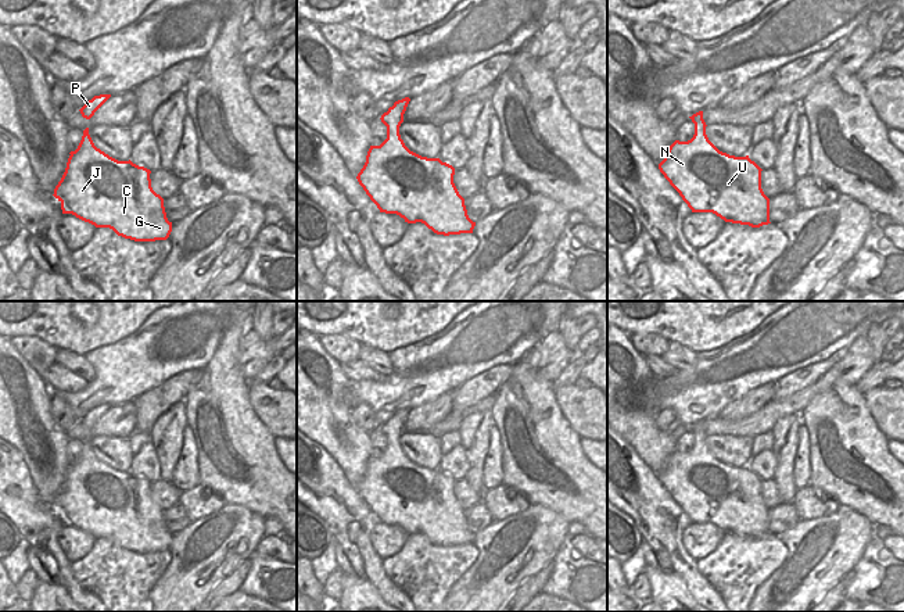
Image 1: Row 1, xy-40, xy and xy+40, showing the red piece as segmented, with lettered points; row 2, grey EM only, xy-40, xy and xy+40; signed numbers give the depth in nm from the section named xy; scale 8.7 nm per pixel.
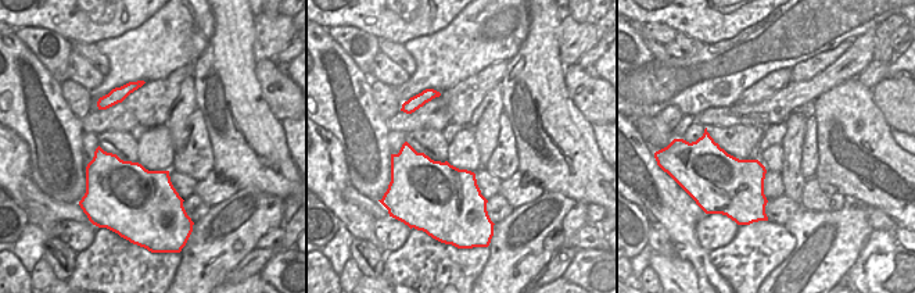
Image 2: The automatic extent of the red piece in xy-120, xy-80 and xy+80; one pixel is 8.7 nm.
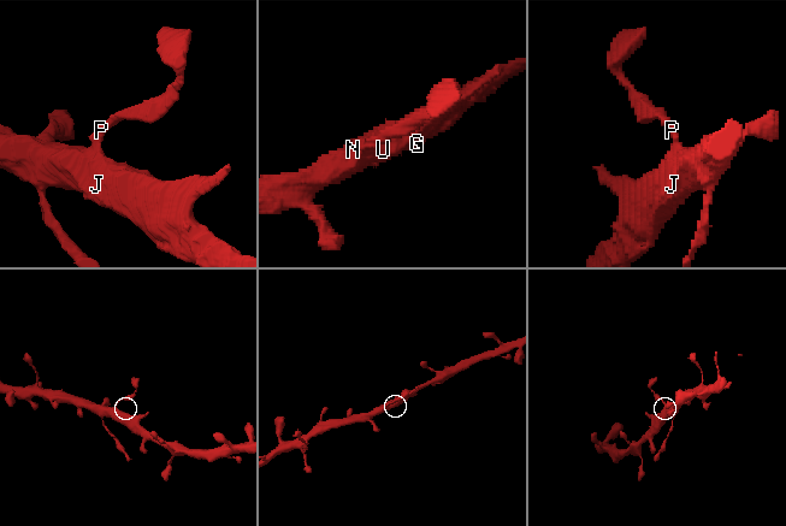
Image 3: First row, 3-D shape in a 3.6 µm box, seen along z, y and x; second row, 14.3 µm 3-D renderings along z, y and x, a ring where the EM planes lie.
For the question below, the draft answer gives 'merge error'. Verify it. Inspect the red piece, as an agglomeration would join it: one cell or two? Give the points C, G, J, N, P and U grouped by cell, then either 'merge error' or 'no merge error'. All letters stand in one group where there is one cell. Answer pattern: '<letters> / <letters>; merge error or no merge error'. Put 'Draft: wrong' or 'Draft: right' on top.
Draft: wrong
C G J N P U; no merge error

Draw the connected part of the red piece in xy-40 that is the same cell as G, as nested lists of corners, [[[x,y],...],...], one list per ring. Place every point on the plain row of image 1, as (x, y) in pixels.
[[[83,441],[65,483],[54,500],[62,525],[110,538],[134,552],[166,551],[172,543],[164,509],[151,498],[151,482],[129,472],[118,472],[97,459]]]

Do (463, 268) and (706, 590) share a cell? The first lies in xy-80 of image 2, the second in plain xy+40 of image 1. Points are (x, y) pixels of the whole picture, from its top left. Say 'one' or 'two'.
two

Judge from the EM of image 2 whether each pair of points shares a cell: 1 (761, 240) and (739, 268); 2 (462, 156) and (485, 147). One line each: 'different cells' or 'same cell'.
1: same cell
2: different cells

